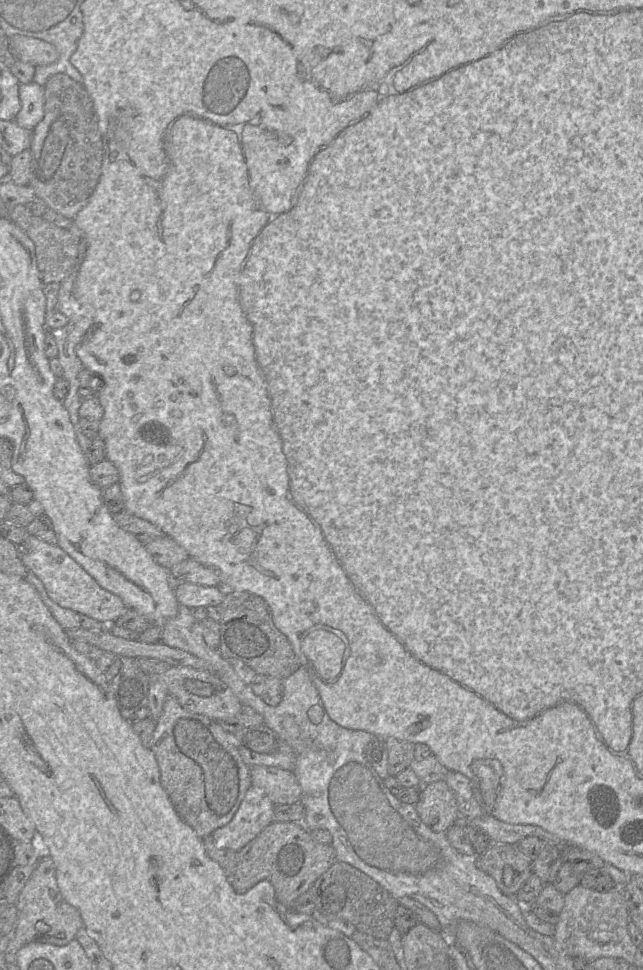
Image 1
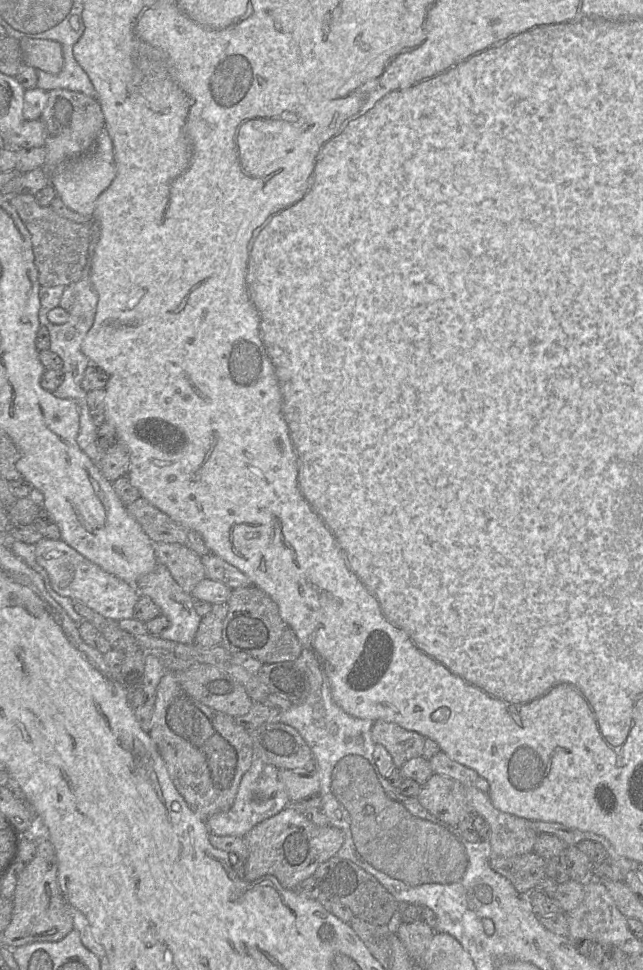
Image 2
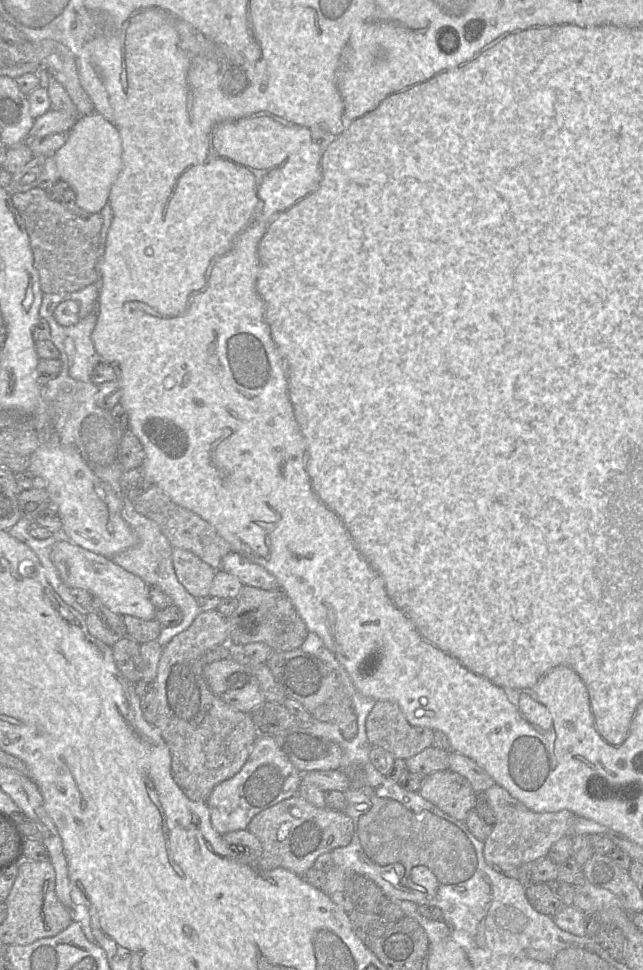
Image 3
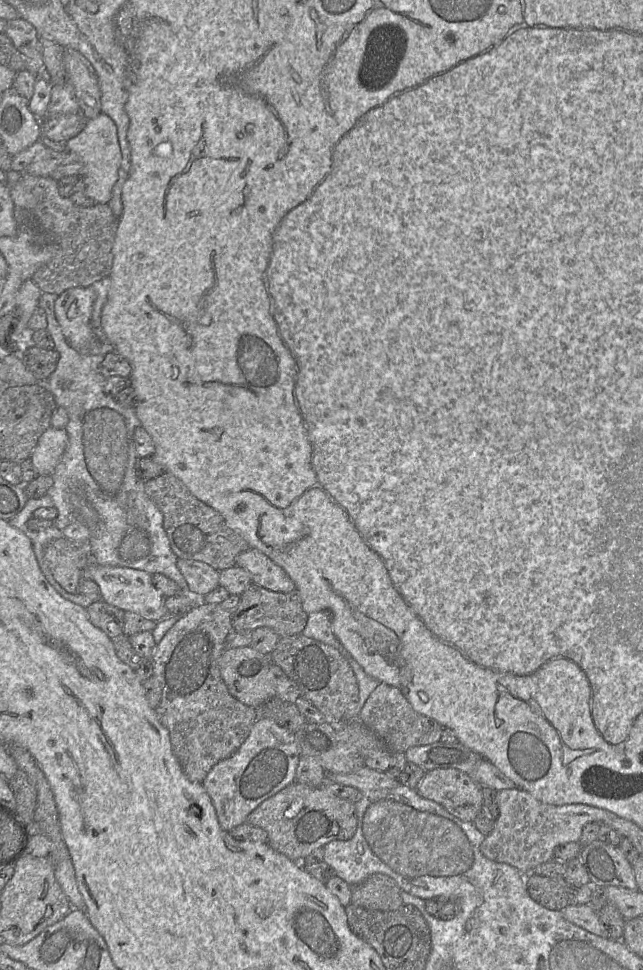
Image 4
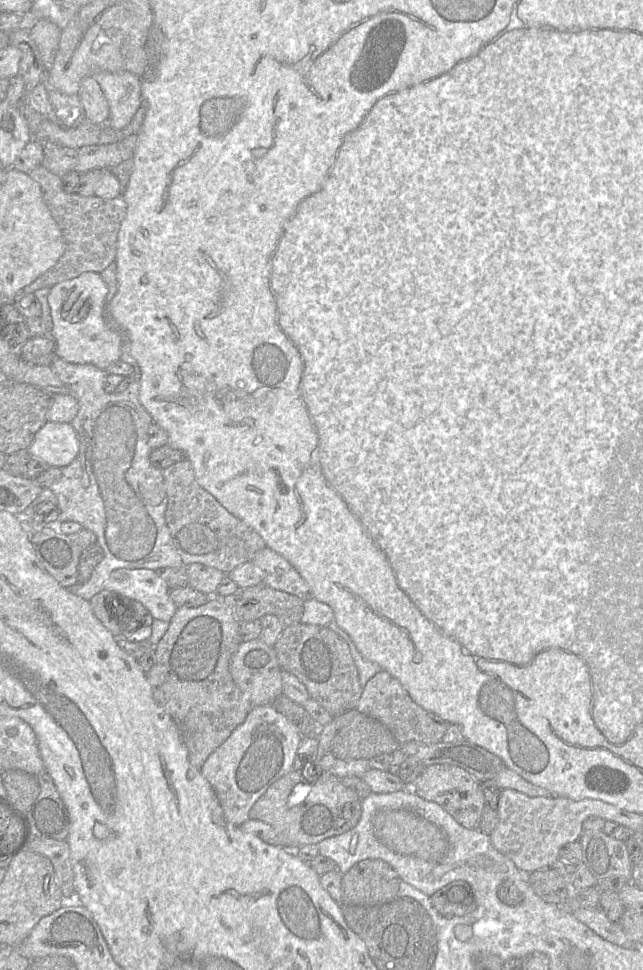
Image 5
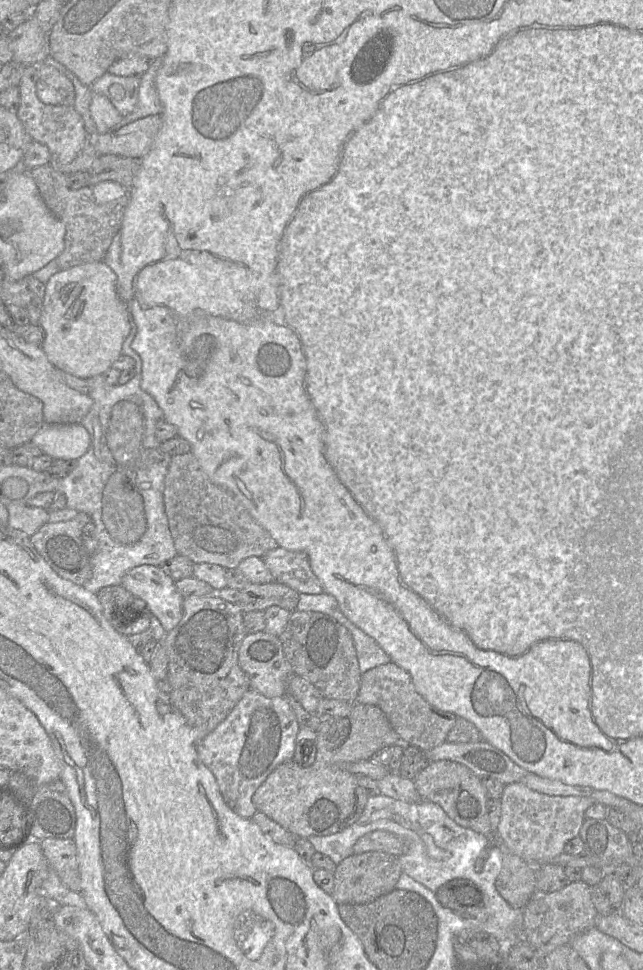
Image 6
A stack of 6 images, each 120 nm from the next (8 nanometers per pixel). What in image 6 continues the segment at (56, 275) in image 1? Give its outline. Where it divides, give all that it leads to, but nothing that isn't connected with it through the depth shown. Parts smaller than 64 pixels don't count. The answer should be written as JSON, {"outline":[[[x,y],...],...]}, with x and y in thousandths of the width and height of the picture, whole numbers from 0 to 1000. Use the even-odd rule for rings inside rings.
{"outline":[[[78,169],[54,172],[45,178],[75,215],[101,232],[101,255],[89,265],[92,277],[104,278],[121,273],[160,269],[177,243],[188,235],[193,218],[199,211],[199,200],[156,211],[148,206],[143,193],[109,195],[104,191],[104,180],[89,177]]]}

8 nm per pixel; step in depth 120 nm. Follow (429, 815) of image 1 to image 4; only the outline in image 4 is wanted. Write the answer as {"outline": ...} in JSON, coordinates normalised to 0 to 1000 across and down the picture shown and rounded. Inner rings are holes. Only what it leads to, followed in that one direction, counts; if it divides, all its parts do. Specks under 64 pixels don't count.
{"outline":[[[706,792],[661,796],[645,814],[722,847],[736,847],[751,831],[748,810],[733,800]]]}

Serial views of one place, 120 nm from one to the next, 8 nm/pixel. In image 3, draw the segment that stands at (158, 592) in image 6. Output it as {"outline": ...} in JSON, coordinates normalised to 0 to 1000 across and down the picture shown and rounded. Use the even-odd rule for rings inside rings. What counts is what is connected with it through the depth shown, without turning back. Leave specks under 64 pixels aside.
{"outline":[[[93,556],[81,566],[79,577],[106,606],[126,606],[137,609],[179,633],[204,634],[224,639],[241,637],[244,628],[232,618],[233,604],[171,575],[134,567],[103,556]]]}

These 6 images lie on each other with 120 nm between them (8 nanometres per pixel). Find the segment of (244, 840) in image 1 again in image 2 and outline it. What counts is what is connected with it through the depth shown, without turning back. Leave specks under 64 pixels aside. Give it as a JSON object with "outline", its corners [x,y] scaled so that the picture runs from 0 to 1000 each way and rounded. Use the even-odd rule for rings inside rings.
{"outline":[[[395,780],[389,792],[378,799],[359,832],[323,843],[320,847],[328,860],[337,862],[378,863],[401,848],[429,840],[449,829],[442,809],[432,802],[434,793]]]}

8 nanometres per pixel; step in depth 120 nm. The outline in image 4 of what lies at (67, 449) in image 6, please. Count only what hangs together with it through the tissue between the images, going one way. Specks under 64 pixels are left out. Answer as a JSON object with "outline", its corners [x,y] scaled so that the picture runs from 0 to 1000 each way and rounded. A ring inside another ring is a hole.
{"outline":[[[79,439],[64,448],[47,470],[59,491],[82,489],[104,458],[106,448],[100,441]]]}

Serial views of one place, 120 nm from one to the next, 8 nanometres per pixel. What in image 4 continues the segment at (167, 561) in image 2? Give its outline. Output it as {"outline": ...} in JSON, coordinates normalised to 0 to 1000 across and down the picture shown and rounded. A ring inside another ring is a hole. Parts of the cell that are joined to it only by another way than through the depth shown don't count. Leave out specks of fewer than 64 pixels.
{"outline":[[[277,575],[275,585],[303,613],[319,614],[341,604],[341,589],[319,579]]]}

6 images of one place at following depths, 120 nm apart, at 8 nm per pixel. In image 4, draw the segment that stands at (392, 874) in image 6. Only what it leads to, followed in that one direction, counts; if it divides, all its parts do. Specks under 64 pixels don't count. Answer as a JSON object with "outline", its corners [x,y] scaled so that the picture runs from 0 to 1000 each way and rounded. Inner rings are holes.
{"outline":[[[585,900],[546,913],[546,931],[574,938],[611,939],[627,933],[624,916],[603,902]]]}

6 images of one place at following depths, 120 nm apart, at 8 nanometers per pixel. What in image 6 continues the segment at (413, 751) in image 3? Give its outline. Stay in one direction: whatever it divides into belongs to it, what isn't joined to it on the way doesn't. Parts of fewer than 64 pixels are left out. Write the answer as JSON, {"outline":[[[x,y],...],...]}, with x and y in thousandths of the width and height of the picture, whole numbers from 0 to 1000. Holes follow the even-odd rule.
{"outline":[[[607,681],[577,689],[561,696],[555,723],[589,729],[628,768],[669,773],[694,764],[711,738],[667,726],[647,711],[638,695]]]}

